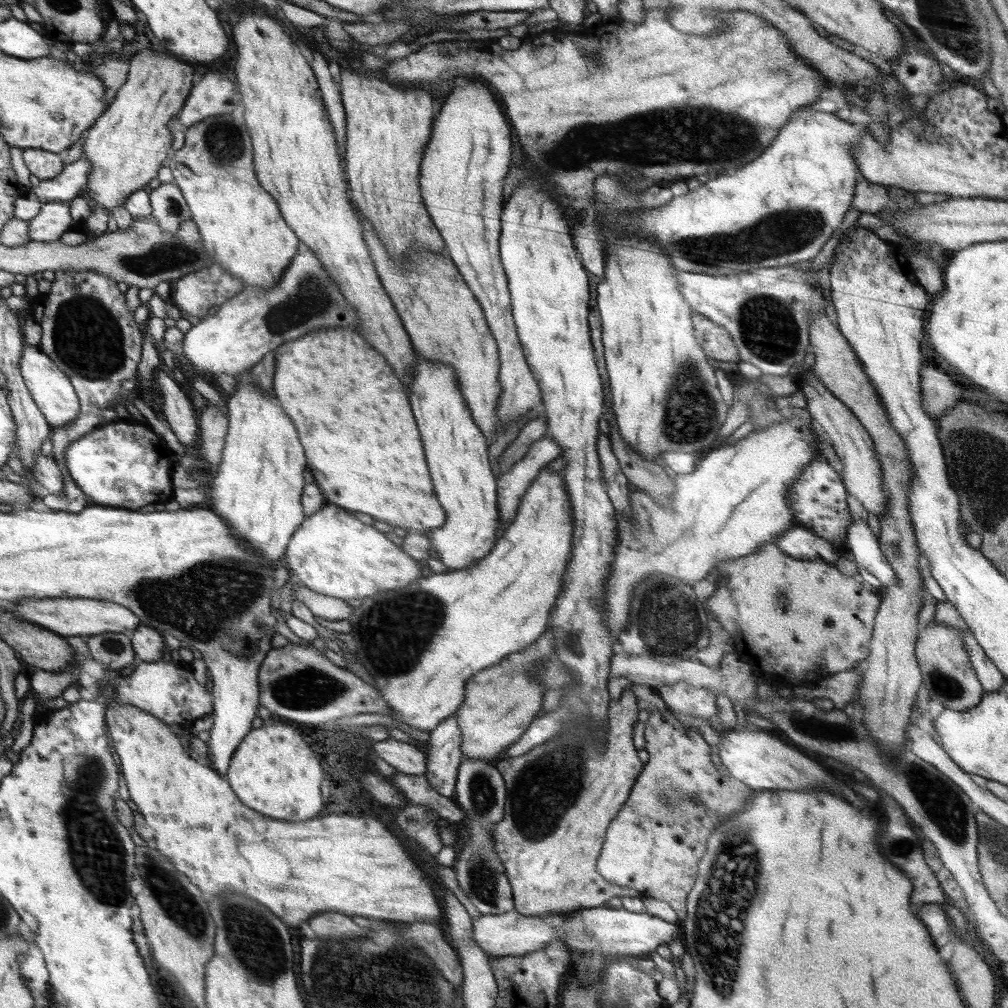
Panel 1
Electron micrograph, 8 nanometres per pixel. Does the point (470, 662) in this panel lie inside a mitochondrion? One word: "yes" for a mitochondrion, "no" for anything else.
no

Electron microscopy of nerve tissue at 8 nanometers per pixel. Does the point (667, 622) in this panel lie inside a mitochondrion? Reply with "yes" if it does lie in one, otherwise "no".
yes

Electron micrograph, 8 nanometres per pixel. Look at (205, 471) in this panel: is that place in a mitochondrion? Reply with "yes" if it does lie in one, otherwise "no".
no

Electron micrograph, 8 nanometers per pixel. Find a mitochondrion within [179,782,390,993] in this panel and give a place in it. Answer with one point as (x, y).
(252, 938)

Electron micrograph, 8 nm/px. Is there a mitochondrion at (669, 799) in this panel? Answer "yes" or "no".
yes

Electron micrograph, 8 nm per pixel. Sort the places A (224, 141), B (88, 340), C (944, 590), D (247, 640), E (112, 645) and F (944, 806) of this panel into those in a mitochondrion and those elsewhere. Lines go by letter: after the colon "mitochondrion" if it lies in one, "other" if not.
A: mitochondrion
B: mitochondrion
C: other
D: mitochondrion
E: mitochondrion
F: mitochondrion

